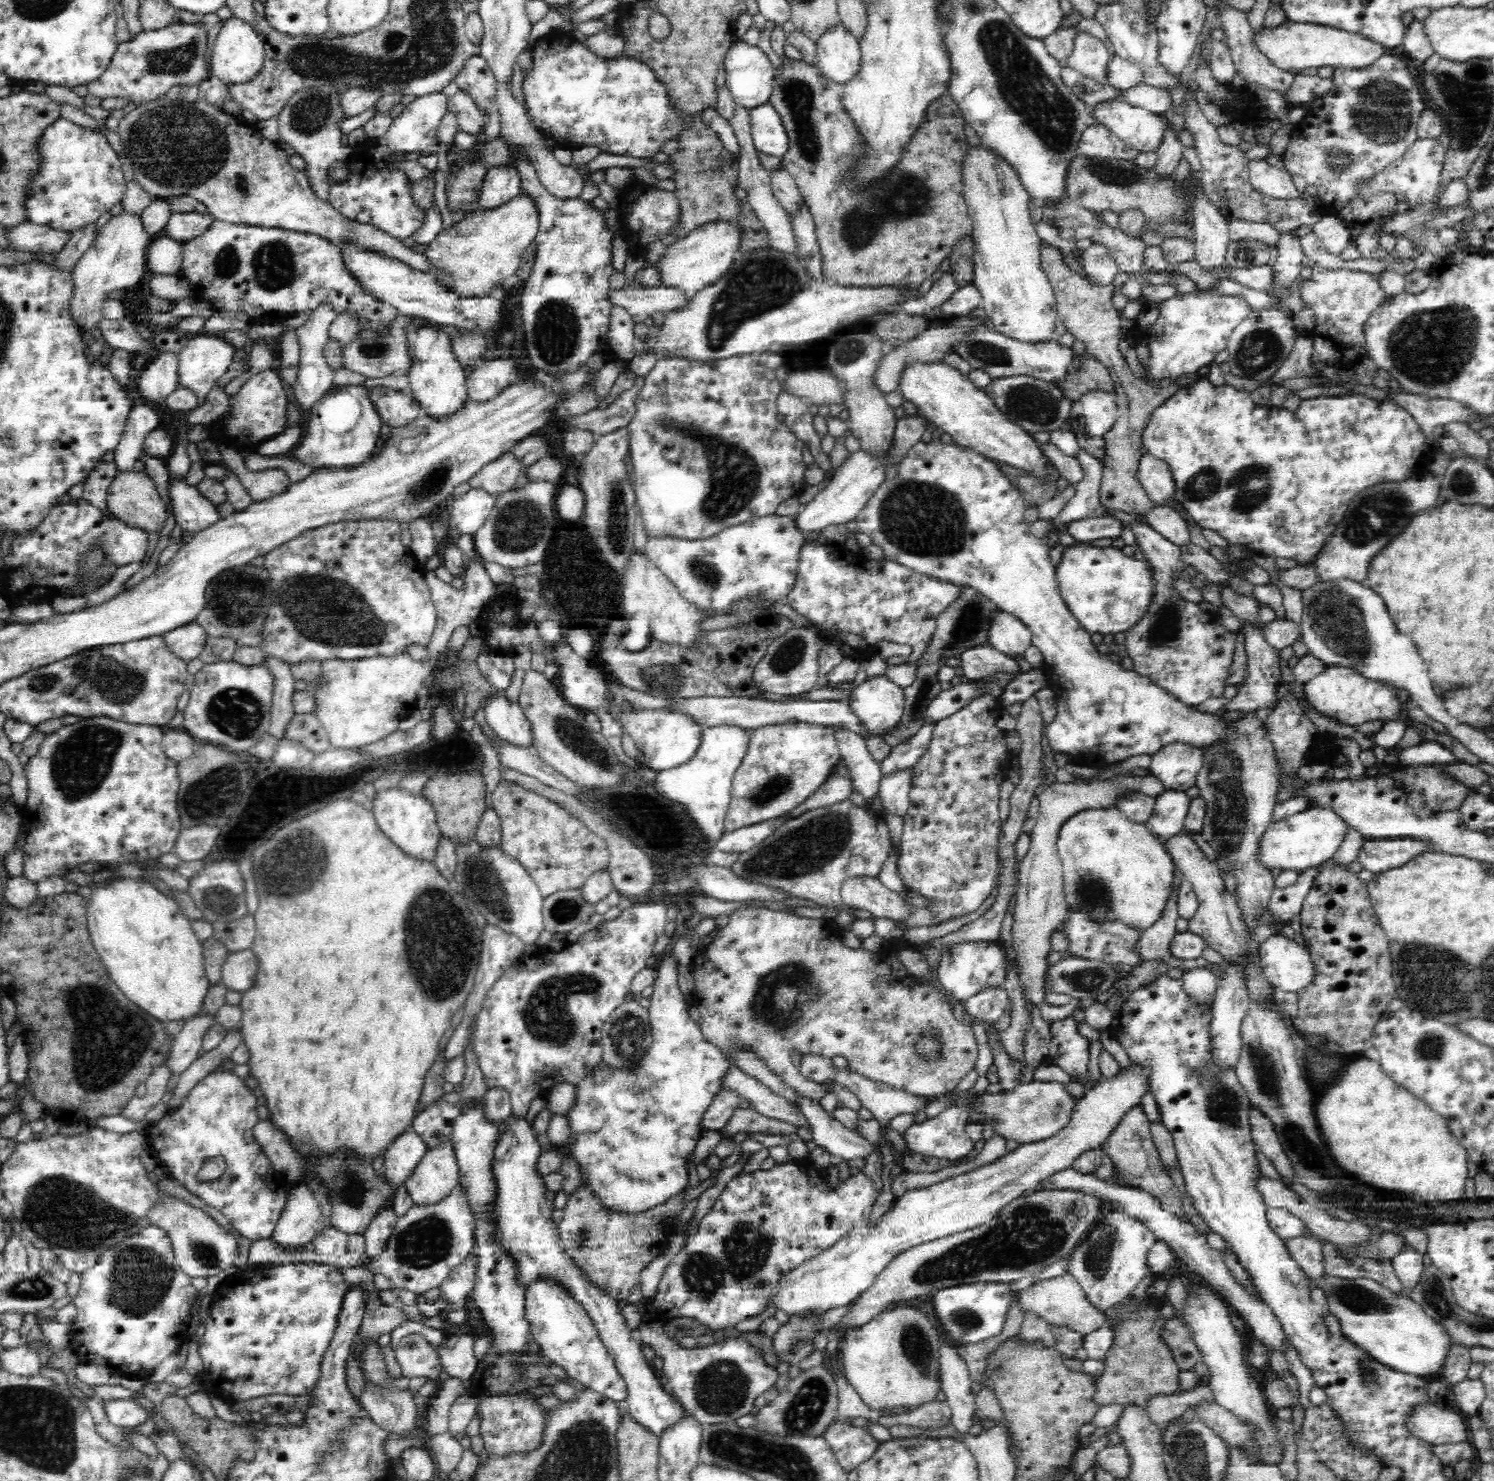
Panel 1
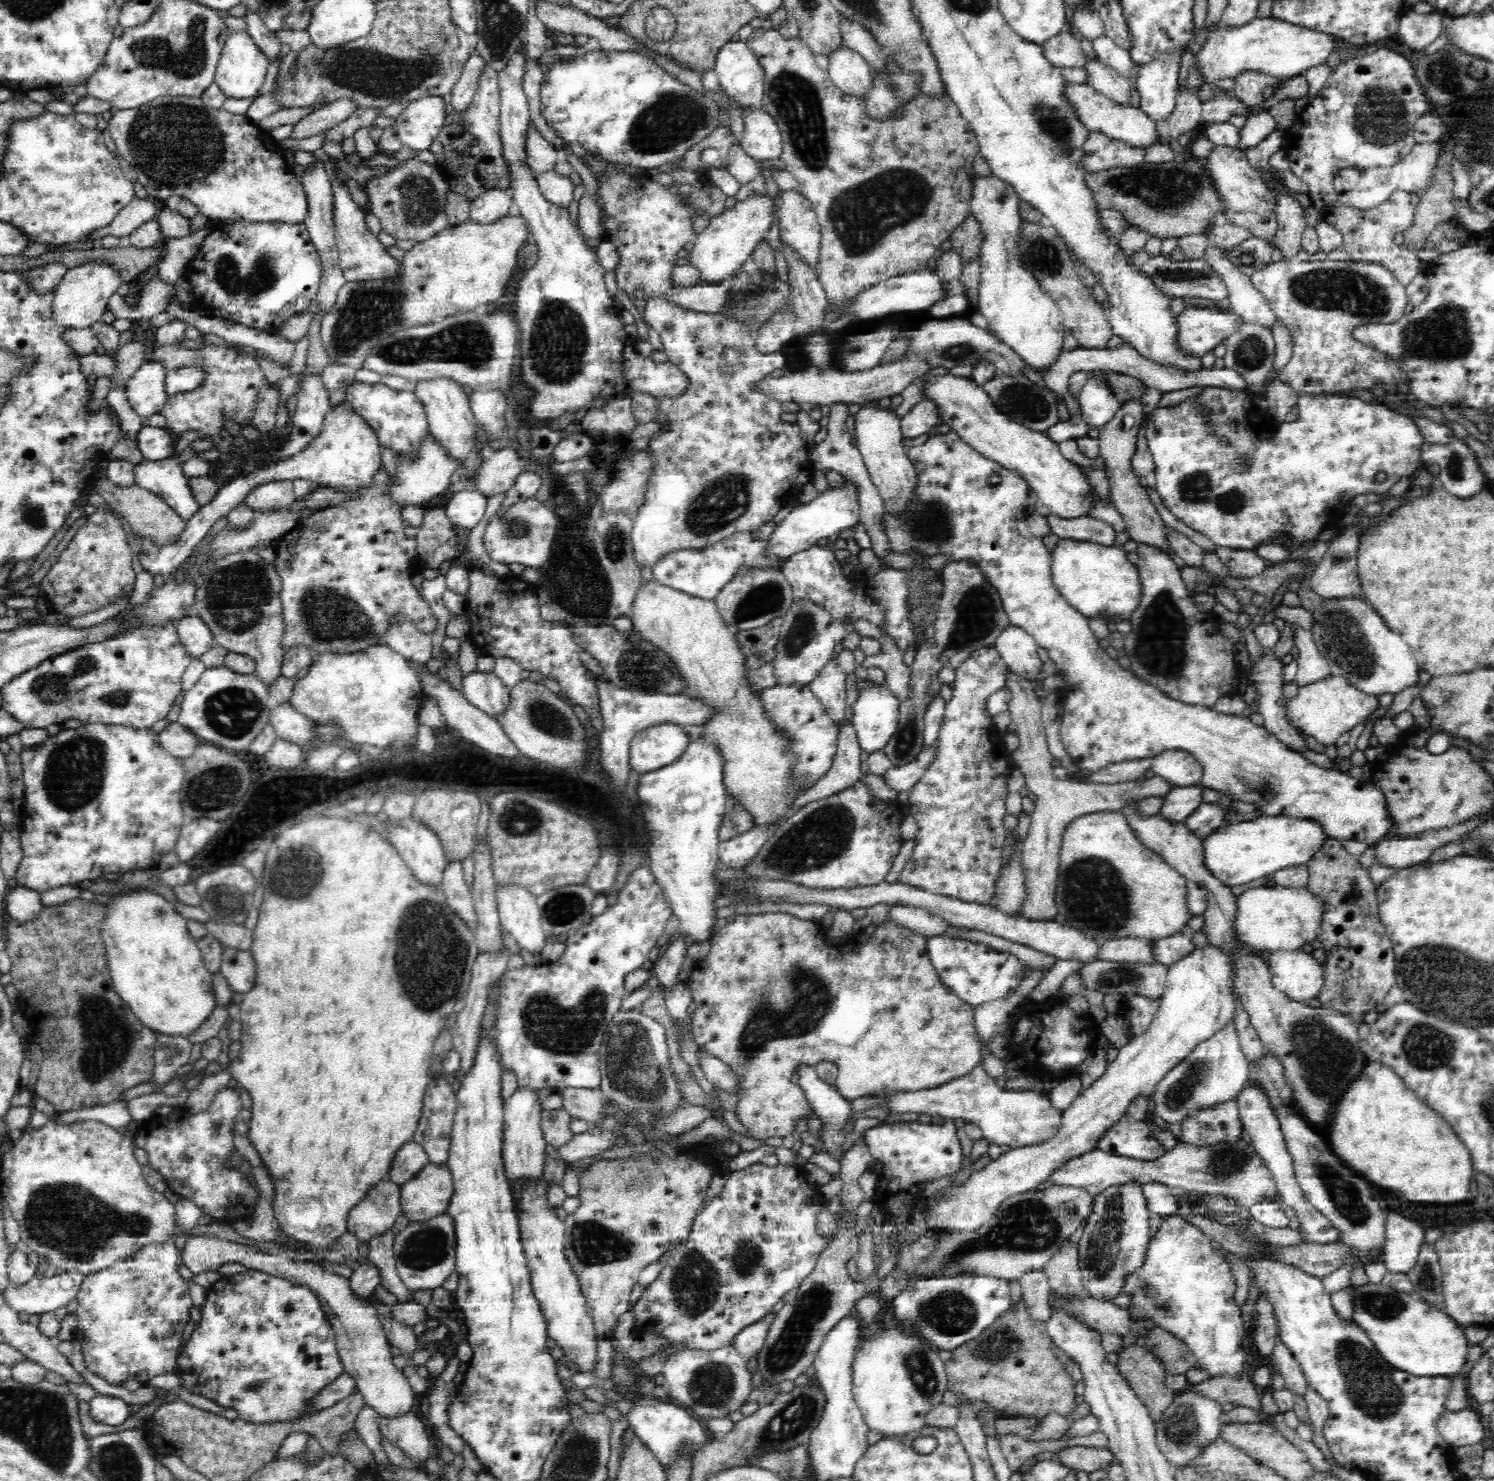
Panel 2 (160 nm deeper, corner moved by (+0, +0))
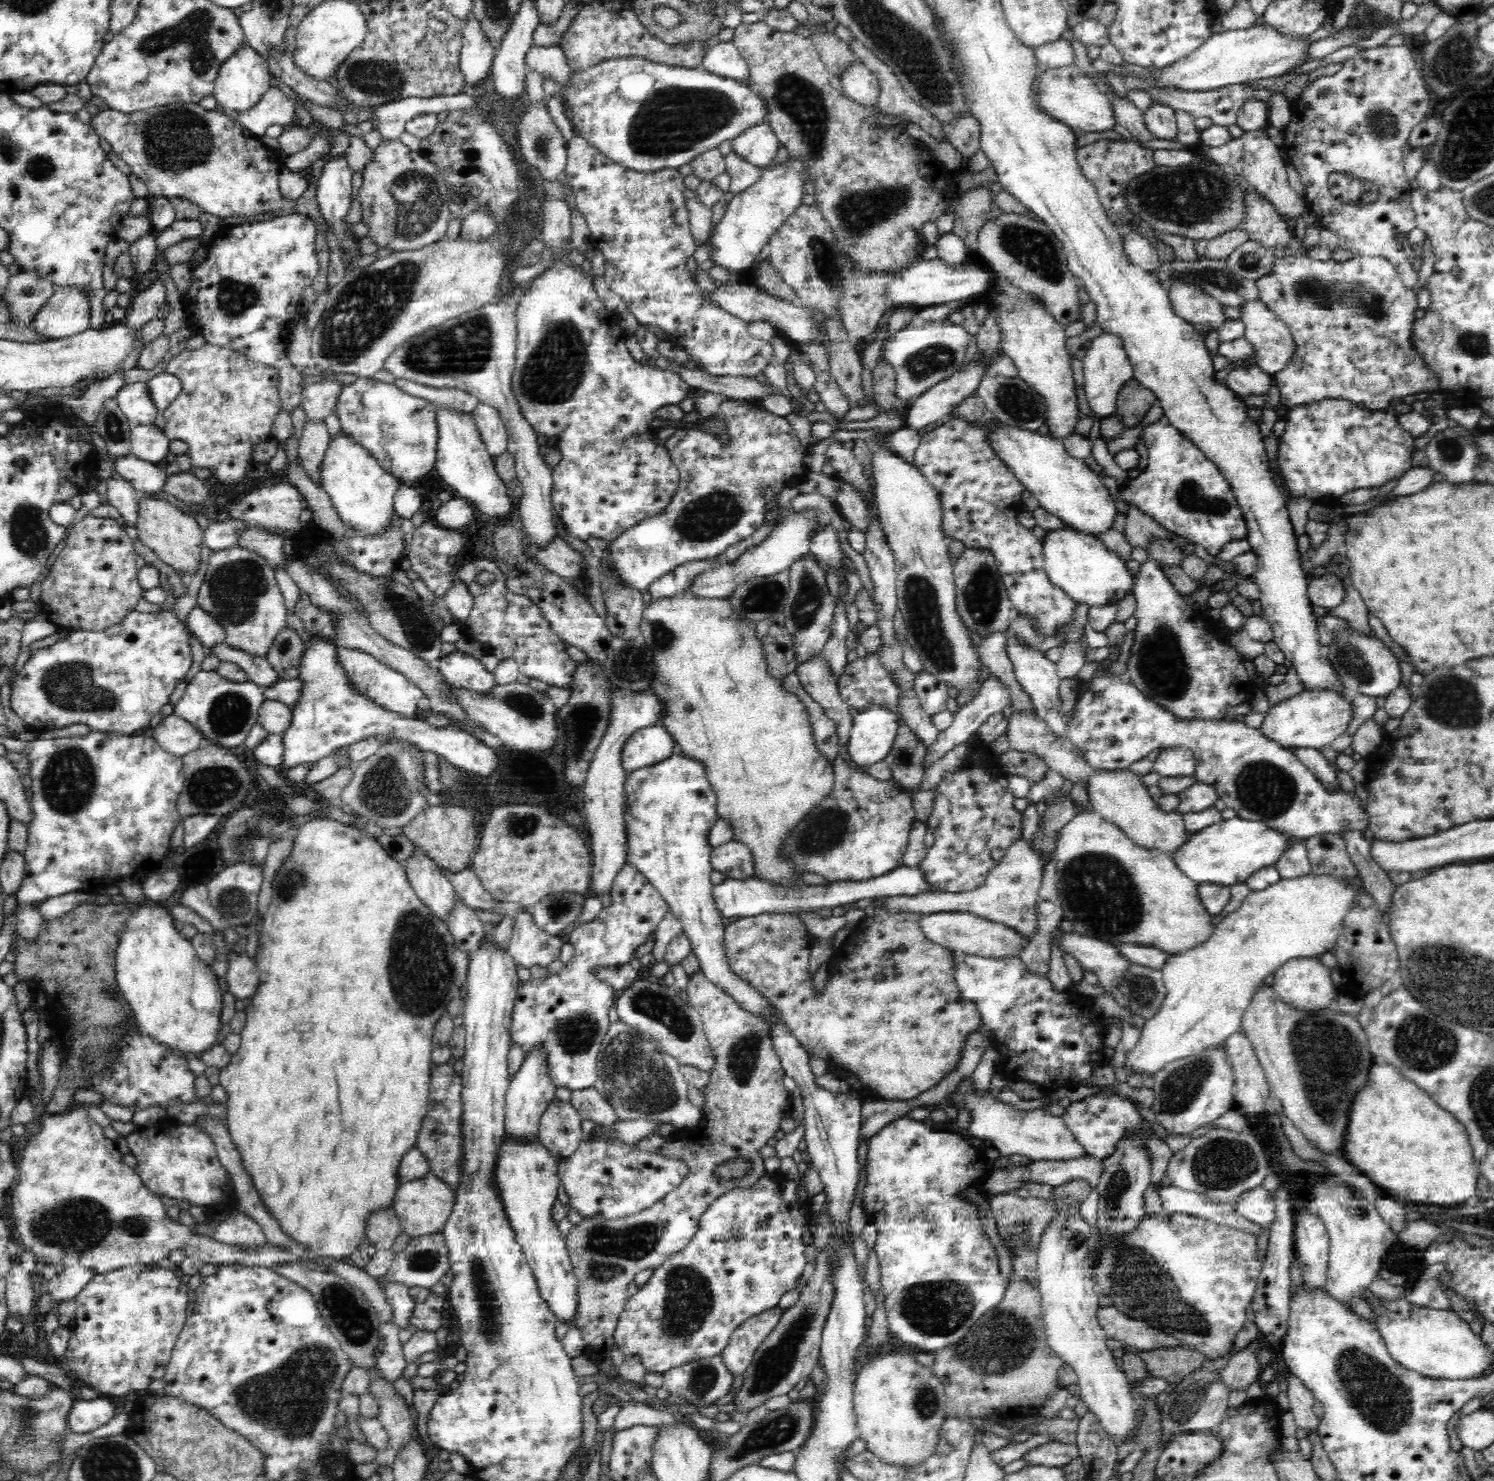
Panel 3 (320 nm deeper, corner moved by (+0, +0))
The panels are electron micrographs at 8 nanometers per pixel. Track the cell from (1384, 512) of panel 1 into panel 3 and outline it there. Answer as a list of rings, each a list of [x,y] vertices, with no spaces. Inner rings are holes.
[[[1322,571],[1312,578],[1307,586],[1307,593],[1313,606],[1320,606],[1326,612],[1330,612],[1343,601],[1345,592],[1342,579],[1338,575]]]

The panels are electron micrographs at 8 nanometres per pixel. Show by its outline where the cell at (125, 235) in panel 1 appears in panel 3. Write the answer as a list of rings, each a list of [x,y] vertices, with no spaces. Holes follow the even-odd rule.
[[[60,287],[38,310],[31,322],[42,340],[64,339],[84,332],[89,327],[90,304],[78,289]]]

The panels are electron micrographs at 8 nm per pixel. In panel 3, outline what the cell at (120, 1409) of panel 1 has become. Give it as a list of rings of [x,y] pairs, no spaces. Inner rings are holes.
[[[106,1396],[94,1400],[76,1398],[67,1415],[67,1431],[74,1434],[86,1434],[107,1426],[107,1423],[115,1416],[114,1410],[114,1404]]]

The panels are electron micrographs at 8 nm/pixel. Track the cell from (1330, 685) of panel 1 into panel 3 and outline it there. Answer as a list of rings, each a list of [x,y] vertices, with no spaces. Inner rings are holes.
[[[1314,689],[1302,691],[1270,707],[1258,729],[1264,737],[1280,743],[1286,750],[1313,748],[1321,751],[1346,730],[1352,714],[1352,703],[1338,691]]]

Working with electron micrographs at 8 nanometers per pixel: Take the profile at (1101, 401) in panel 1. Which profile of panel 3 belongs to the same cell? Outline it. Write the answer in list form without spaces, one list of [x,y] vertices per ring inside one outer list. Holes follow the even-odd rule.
[[[1100,333],[1090,341],[1083,362],[1084,391],[1092,413],[1100,419],[1116,414],[1115,405],[1118,394],[1127,380],[1133,378],[1133,368],[1123,348],[1120,337],[1114,334]]]

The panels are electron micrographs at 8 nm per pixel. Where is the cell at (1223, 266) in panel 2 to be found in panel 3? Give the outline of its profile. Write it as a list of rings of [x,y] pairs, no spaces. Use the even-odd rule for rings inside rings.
[[[1262,301],[1241,306],[1246,341],[1252,345],[1255,364],[1266,374],[1276,374],[1288,364],[1295,353],[1295,340],[1287,324],[1270,312]]]

